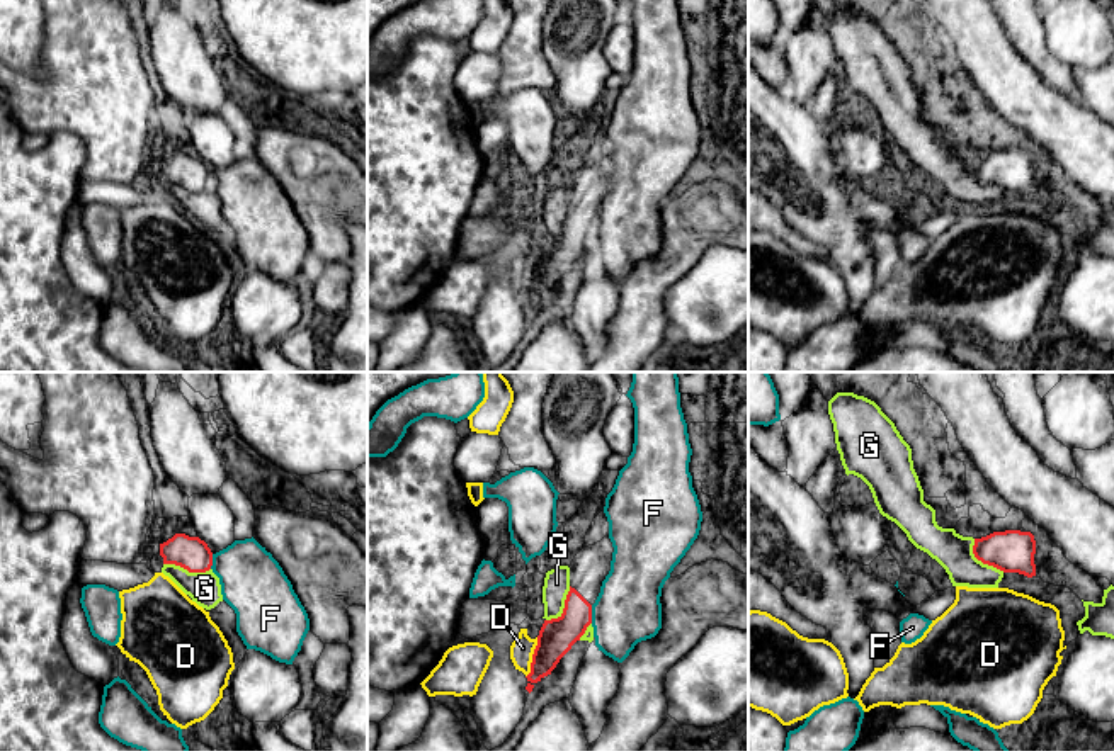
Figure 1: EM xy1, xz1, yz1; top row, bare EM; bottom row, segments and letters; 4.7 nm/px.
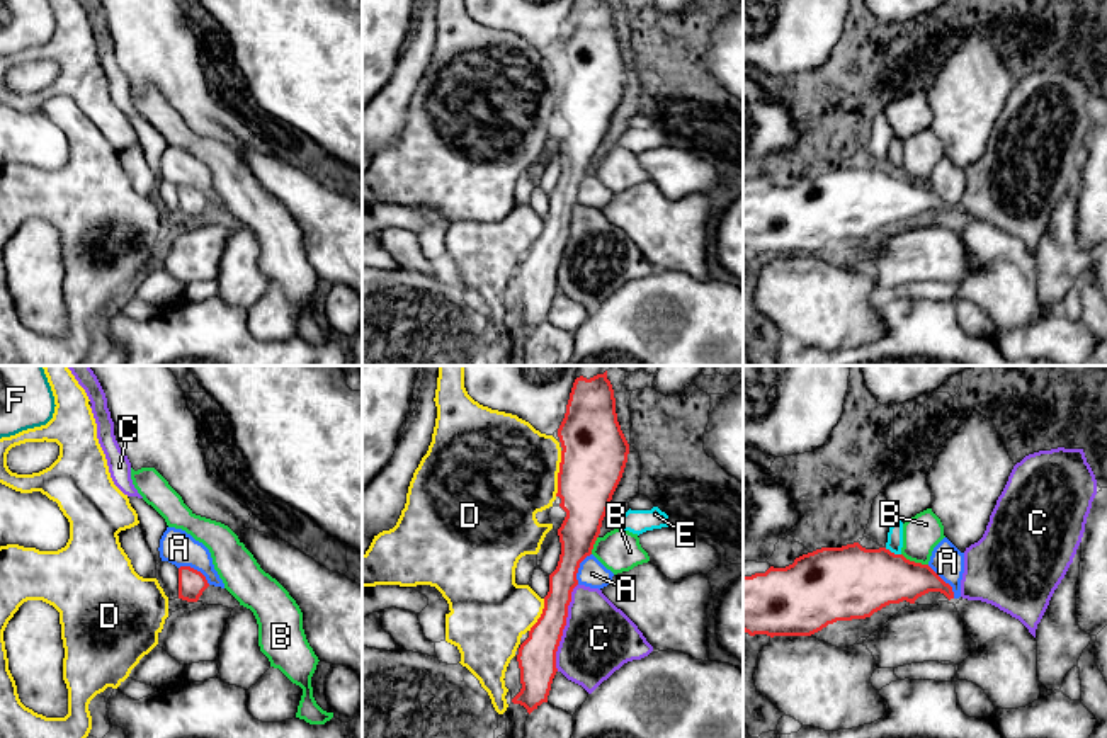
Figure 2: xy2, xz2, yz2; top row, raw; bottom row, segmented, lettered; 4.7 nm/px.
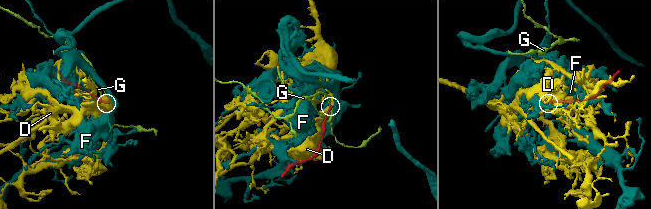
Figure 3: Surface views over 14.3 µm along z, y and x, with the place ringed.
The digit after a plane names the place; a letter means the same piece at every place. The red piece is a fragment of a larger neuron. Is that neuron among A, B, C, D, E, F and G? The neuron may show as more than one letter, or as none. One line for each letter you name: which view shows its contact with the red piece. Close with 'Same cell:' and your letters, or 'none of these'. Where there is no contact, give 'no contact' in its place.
Same cell: none of these

